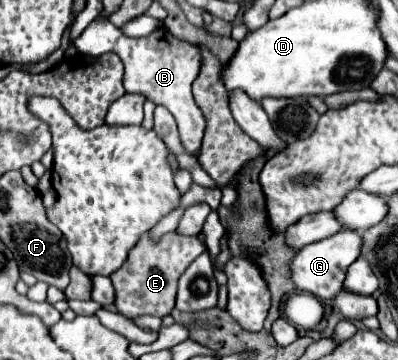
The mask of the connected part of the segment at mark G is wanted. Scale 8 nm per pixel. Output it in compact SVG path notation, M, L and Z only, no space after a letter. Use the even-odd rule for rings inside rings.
M340 230L338 234L334 234L326 240L314 242L314 244L298 250L296 256L290 260L290 280L296 284L296 290L312 292L314 296L318 296L330 304L342 290L342 282L344 282L348 266L360 256L360 244L362 244L362 238L358 232Z

